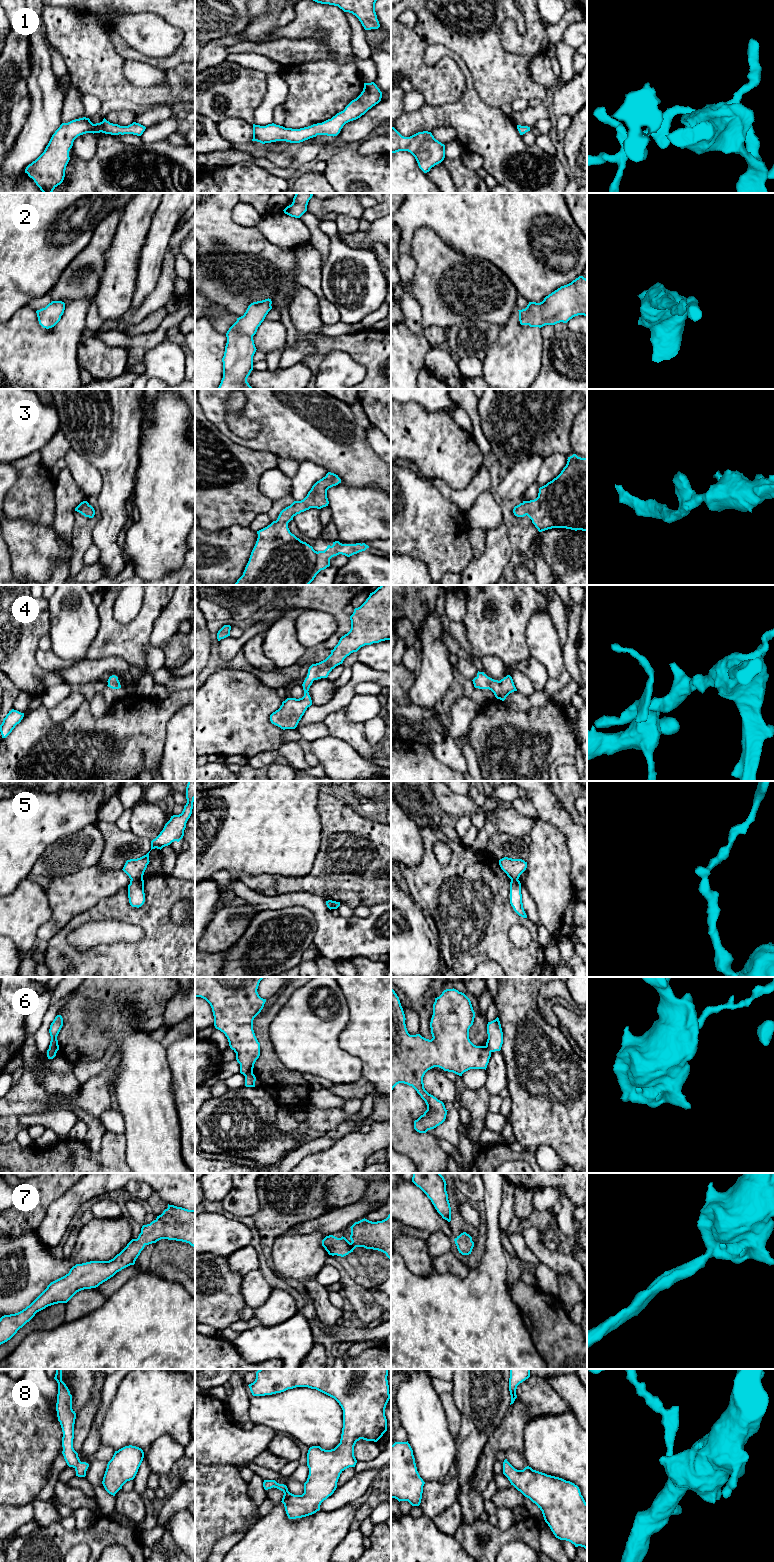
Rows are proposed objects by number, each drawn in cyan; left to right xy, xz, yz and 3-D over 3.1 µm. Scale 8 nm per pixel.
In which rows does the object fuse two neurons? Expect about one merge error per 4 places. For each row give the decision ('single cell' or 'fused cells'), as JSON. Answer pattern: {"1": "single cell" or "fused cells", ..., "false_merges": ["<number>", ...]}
{"1": "single cell", "2": "single cell", "3": "single cell", "4": "single cell", "5": "fused cells", "6": "fused cells", "7": "single cell", "8": "single cell", "false_merges": ["5", "6"]}

